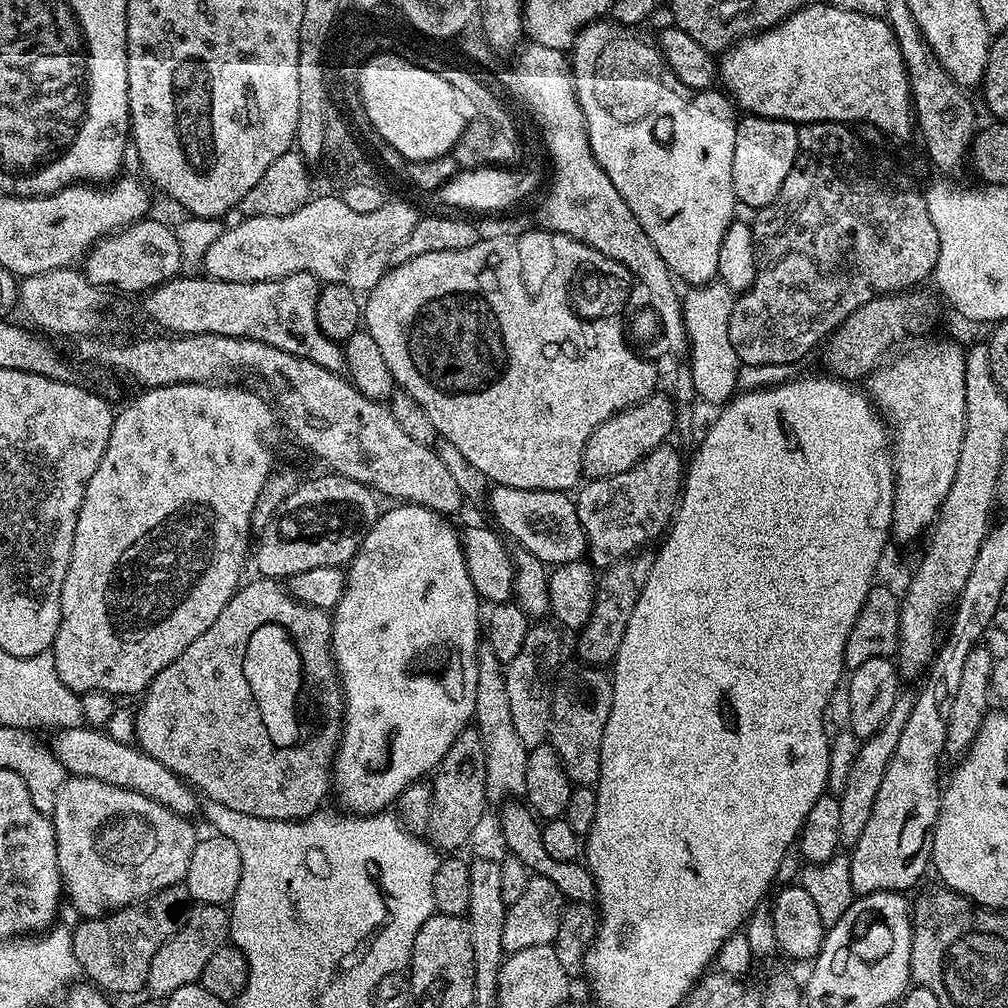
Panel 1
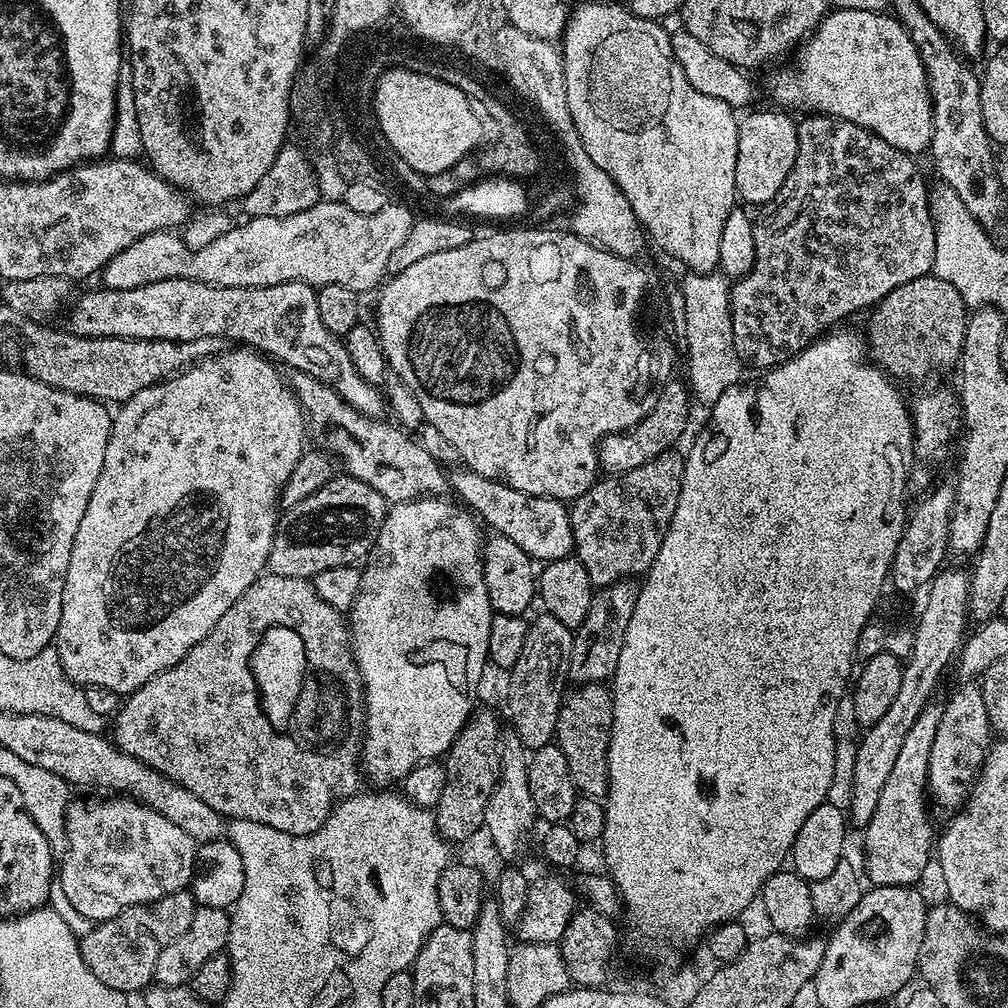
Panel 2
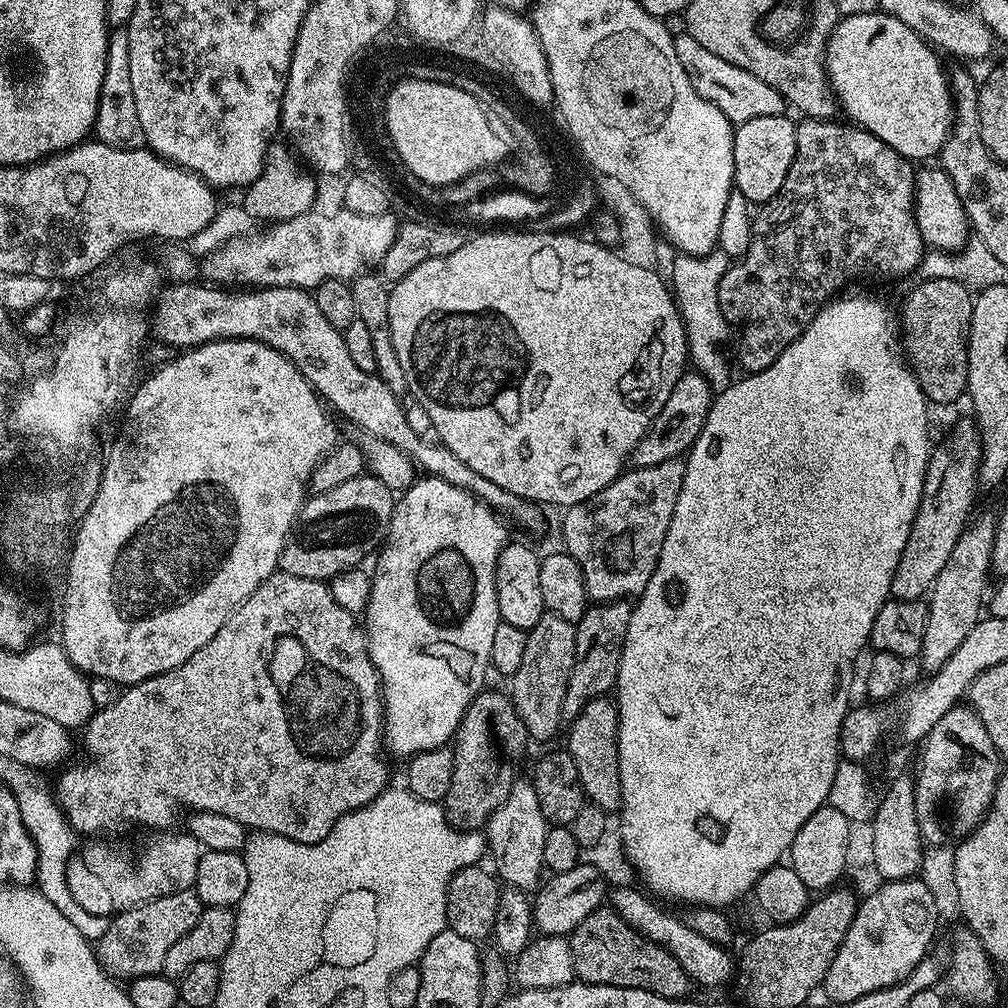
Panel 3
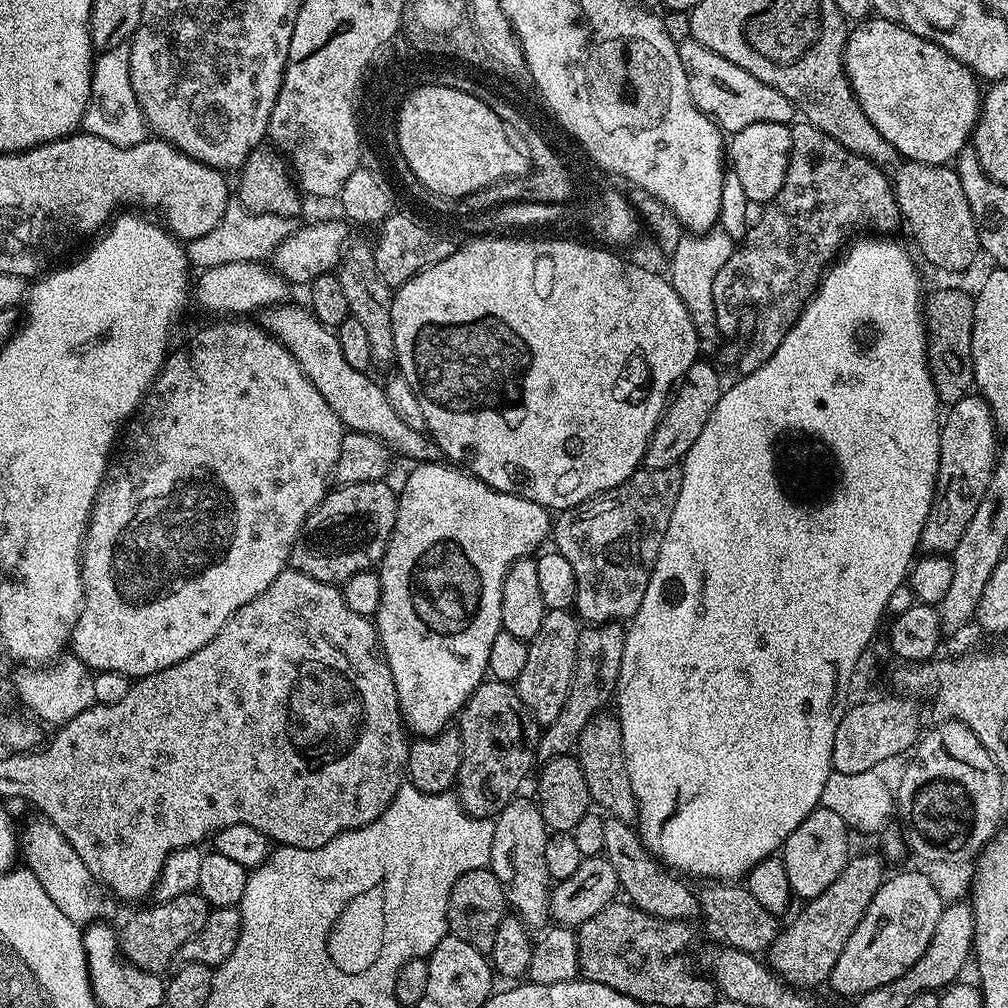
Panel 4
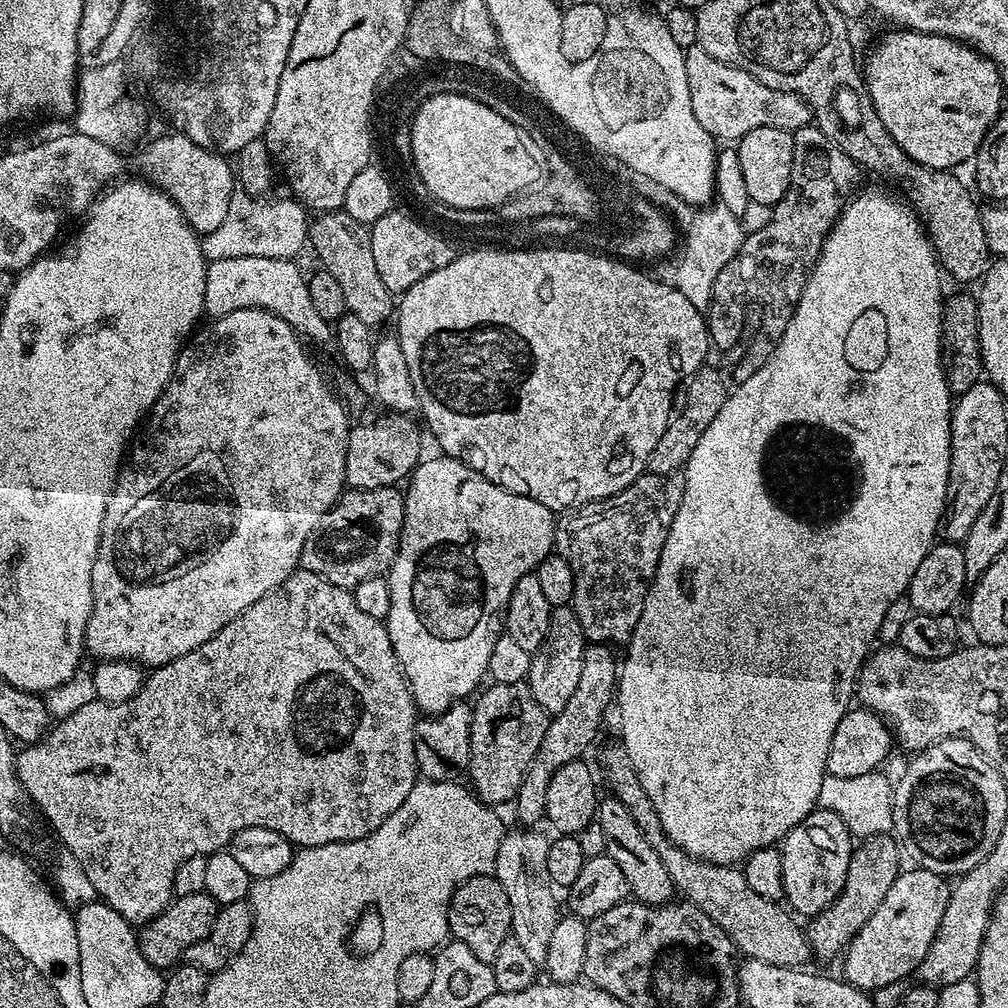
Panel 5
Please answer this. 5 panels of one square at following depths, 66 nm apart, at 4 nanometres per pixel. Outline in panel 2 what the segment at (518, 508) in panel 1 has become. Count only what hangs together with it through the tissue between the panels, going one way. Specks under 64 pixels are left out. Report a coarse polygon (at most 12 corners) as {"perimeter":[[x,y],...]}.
{"perimeter":[[467,466],[448,488],[533,561],[573,555],[565,501],[531,496]]}

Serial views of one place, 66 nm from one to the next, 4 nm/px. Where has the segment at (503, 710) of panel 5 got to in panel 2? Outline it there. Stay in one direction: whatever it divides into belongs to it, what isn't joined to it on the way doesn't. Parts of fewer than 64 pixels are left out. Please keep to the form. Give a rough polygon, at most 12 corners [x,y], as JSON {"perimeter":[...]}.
{"perimeter":[[473,711],[442,763],[443,840],[484,828],[500,781],[502,727]]}

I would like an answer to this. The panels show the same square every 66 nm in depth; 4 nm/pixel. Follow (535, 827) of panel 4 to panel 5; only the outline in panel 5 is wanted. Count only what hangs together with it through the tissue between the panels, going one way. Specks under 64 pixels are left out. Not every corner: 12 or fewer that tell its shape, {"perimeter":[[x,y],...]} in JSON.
{"perimeter":[[505,831],[496,881],[511,939],[543,965],[562,909],[546,870],[549,837]]}

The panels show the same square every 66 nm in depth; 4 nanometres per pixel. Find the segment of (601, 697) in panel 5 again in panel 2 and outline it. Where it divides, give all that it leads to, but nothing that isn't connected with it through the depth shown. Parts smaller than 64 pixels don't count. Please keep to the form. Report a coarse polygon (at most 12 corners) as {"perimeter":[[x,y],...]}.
{"perimeter":[[632,578],[593,591],[572,637],[567,679],[604,684],[618,670],[638,606]]}

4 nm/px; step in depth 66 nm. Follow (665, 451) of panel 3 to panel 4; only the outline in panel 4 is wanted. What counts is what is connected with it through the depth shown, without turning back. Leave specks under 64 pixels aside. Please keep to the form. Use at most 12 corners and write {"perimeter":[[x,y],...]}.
{"perimeter":[[690,366],[648,443],[643,467],[679,465],[698,442],[722,383]]}

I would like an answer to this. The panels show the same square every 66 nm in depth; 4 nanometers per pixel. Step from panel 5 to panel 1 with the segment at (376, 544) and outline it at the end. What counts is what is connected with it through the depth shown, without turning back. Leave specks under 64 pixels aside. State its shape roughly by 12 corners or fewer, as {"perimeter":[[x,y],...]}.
{"perimeter":[[301,482],[254,548],[261,577],[339,568],[378,515],[377,493]]}

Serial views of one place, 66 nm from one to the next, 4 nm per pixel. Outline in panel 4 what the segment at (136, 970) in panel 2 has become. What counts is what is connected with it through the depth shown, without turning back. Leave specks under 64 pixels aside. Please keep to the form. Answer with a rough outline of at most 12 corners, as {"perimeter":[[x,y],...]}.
{"perimeter":[[199,891],[164,898],[118,928],[121,956],[157,974],[206,926]]}

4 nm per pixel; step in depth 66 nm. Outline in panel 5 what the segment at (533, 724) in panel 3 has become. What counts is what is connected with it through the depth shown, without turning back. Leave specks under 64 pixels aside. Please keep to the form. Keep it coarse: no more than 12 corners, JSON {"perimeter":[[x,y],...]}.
{"perimeter":[[571,607],[553,608],[527,685],[545,714],[578,690],[586,641]]}

